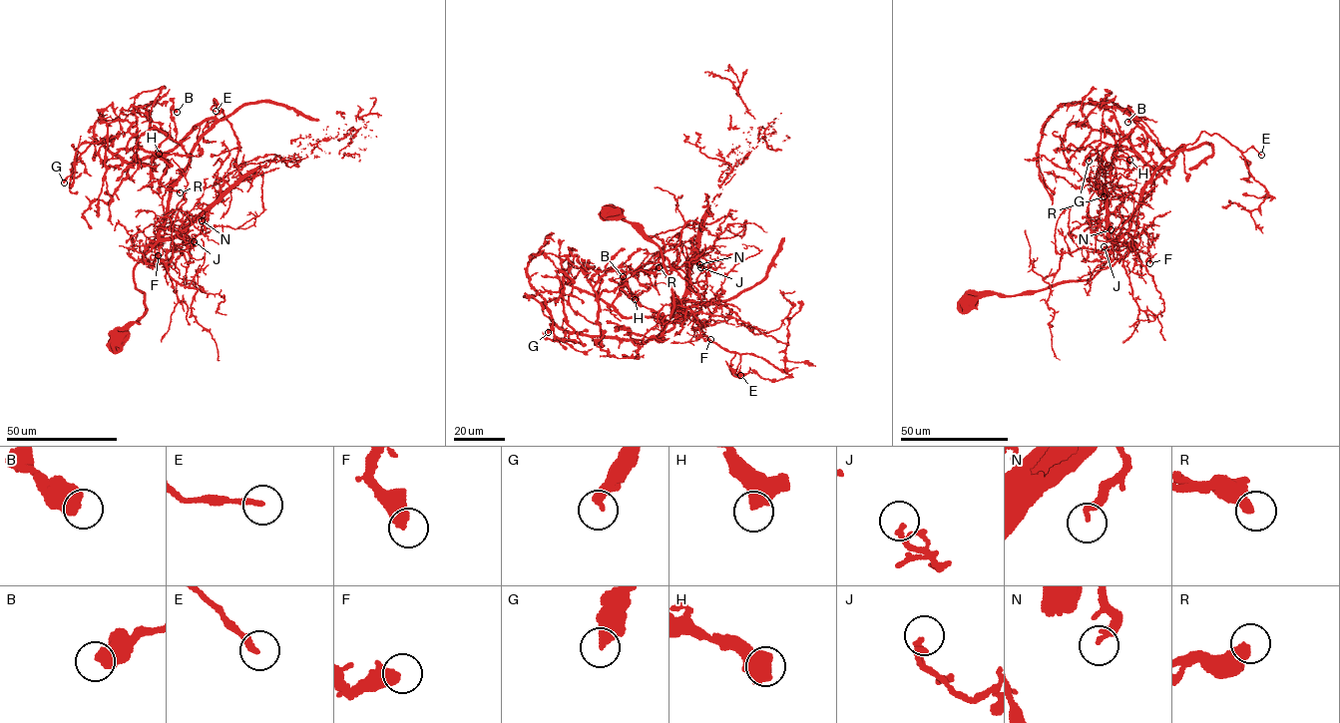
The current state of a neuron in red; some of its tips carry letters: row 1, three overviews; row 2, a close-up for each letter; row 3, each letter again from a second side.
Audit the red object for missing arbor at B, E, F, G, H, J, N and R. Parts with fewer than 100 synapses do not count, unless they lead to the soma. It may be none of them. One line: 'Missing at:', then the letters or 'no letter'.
Missing at: no letter

